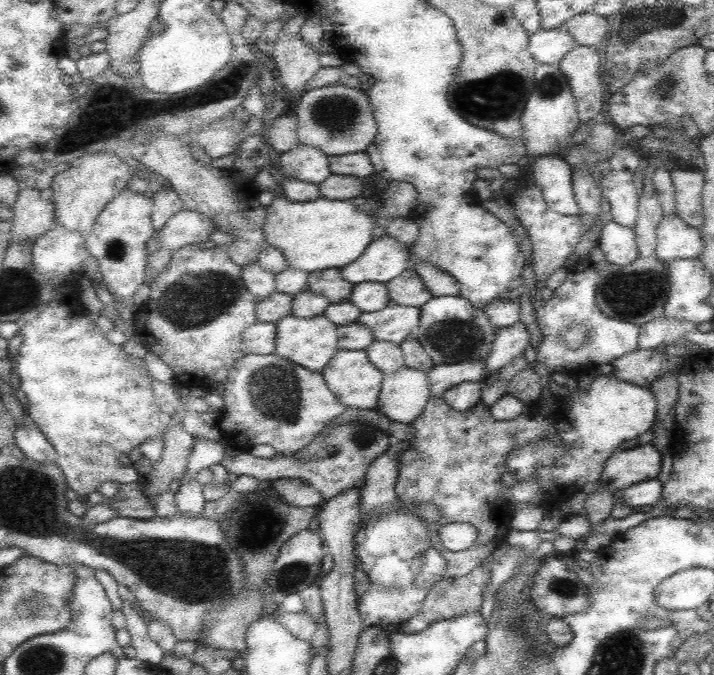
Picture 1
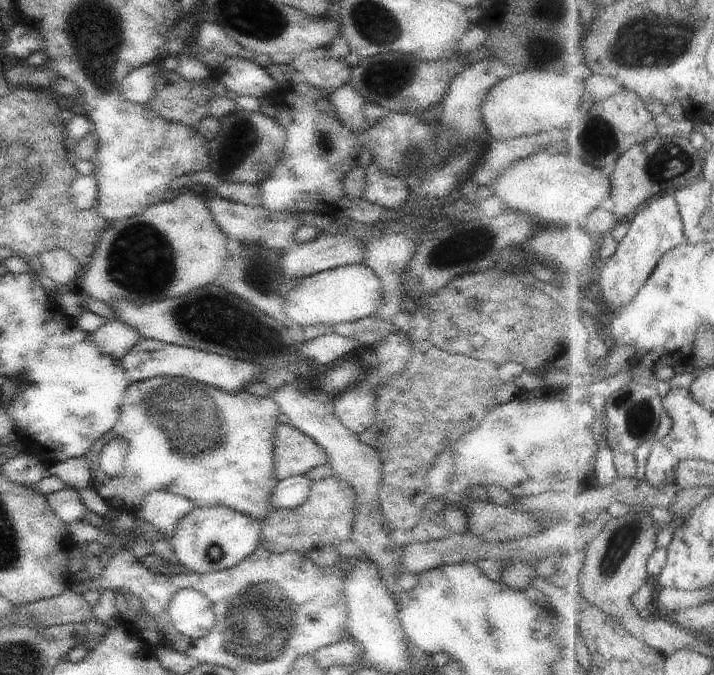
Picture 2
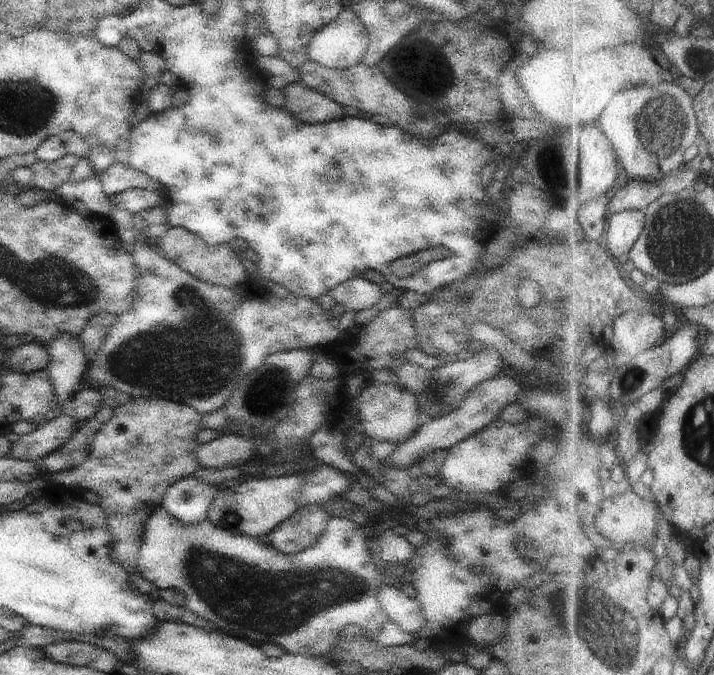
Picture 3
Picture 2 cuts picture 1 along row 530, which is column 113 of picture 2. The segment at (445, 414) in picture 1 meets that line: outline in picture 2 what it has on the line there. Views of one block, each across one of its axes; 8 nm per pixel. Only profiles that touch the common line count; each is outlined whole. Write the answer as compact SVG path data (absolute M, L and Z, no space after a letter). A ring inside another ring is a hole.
M159 375L130 383L121 403L119 420L110 433L99 437L84 454L90 468L89 485L110 509L119 512L127 511L135 515L136 506L148 492L163 489L193 501L195 507L227 507L261 522L277 508L272 503L271 494L278 483L274 471L273 449L279 413L279 405L269 396L254 396L246 390L231 394L183 377ZM112 436L123 439L128 446L120 474L106 474L98 465L101 449Z

